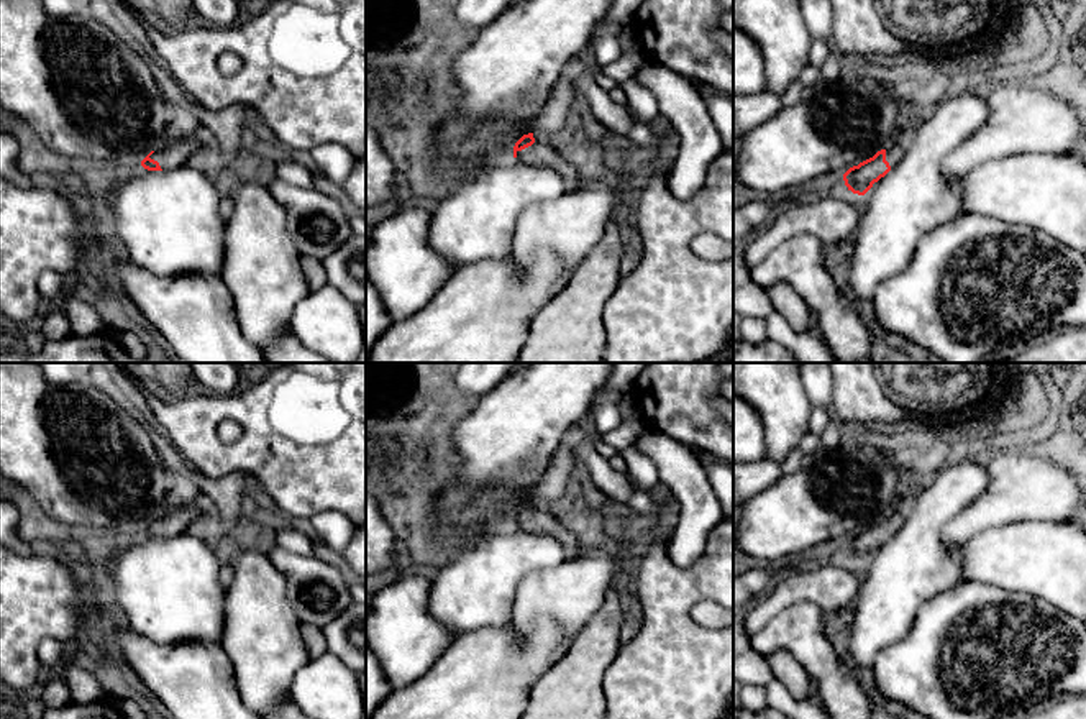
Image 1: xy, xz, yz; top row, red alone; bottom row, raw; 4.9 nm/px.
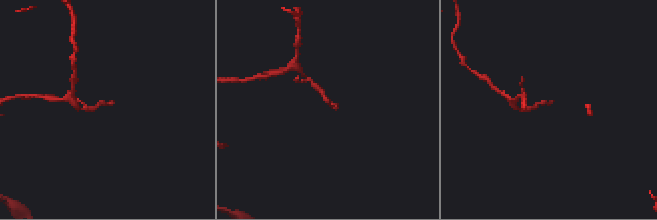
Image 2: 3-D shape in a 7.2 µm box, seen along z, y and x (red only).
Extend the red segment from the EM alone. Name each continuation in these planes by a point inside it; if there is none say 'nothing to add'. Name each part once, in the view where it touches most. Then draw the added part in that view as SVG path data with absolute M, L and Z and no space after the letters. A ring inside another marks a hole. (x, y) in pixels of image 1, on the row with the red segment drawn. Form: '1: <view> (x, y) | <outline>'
1: xz (571, 168) | M535 141L532 146L517 151L517 159L533 166L554 167L568 190L577 189L587 177L587 164L573 151L563 148L545 146Z

